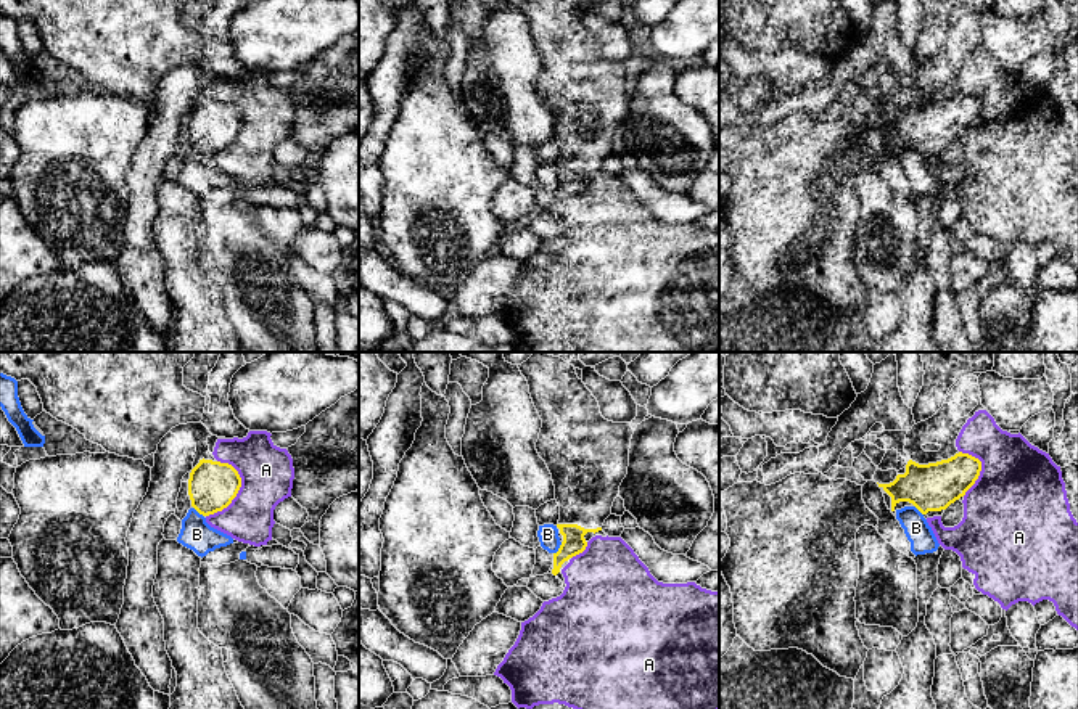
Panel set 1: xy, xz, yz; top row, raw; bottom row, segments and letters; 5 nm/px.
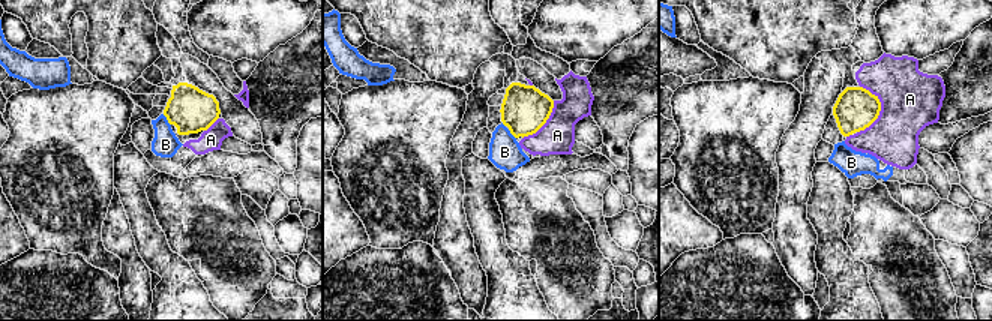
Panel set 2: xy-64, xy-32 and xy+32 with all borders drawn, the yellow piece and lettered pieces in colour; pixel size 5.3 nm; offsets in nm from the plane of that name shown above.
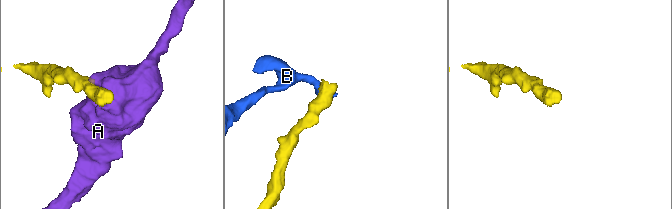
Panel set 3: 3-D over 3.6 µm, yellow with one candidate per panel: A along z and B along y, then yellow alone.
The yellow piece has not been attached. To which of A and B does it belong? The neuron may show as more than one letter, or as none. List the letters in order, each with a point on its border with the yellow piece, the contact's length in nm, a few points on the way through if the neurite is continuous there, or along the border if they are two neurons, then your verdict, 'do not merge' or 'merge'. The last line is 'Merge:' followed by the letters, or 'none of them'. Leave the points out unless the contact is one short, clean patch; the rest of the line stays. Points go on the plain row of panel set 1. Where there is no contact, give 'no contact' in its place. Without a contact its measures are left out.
A: contact xy (237, 132); length 300 nm; do not merge
B: contact xz (559, 188); length 80 nm; do not merge
Merge: none of them

